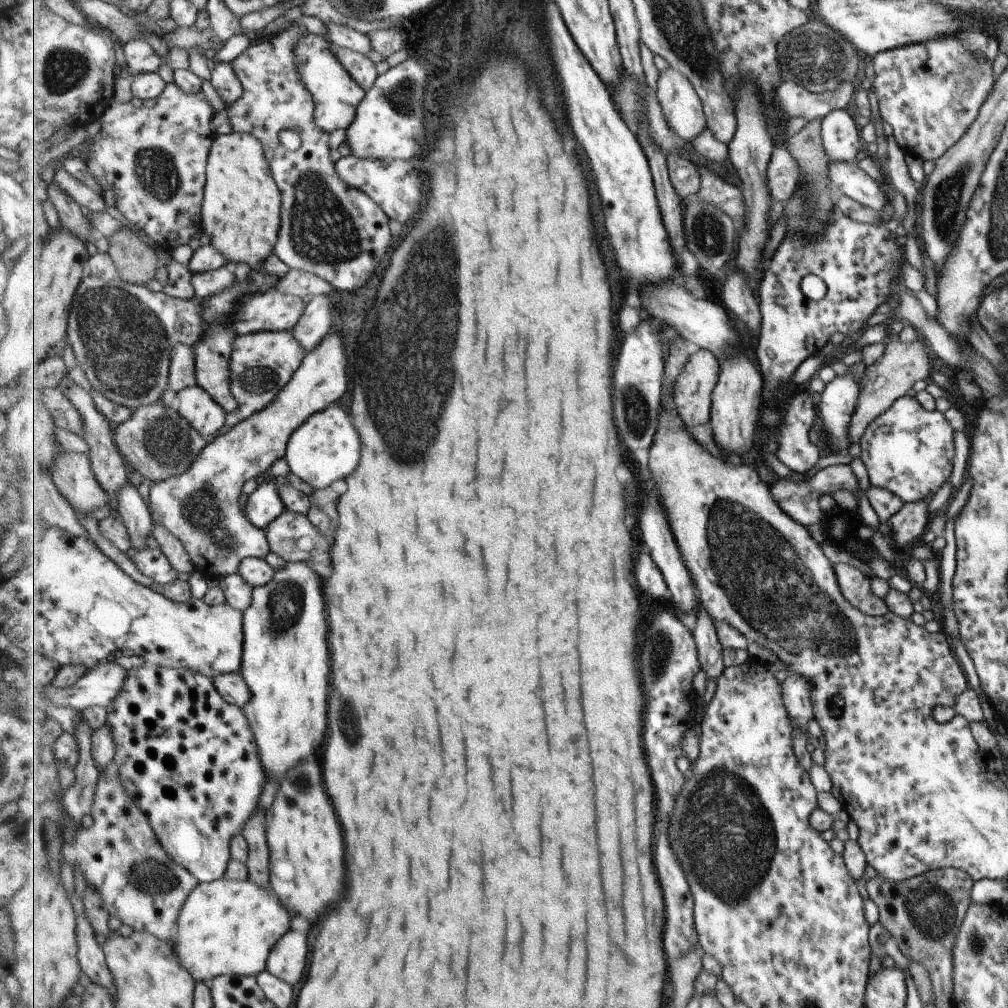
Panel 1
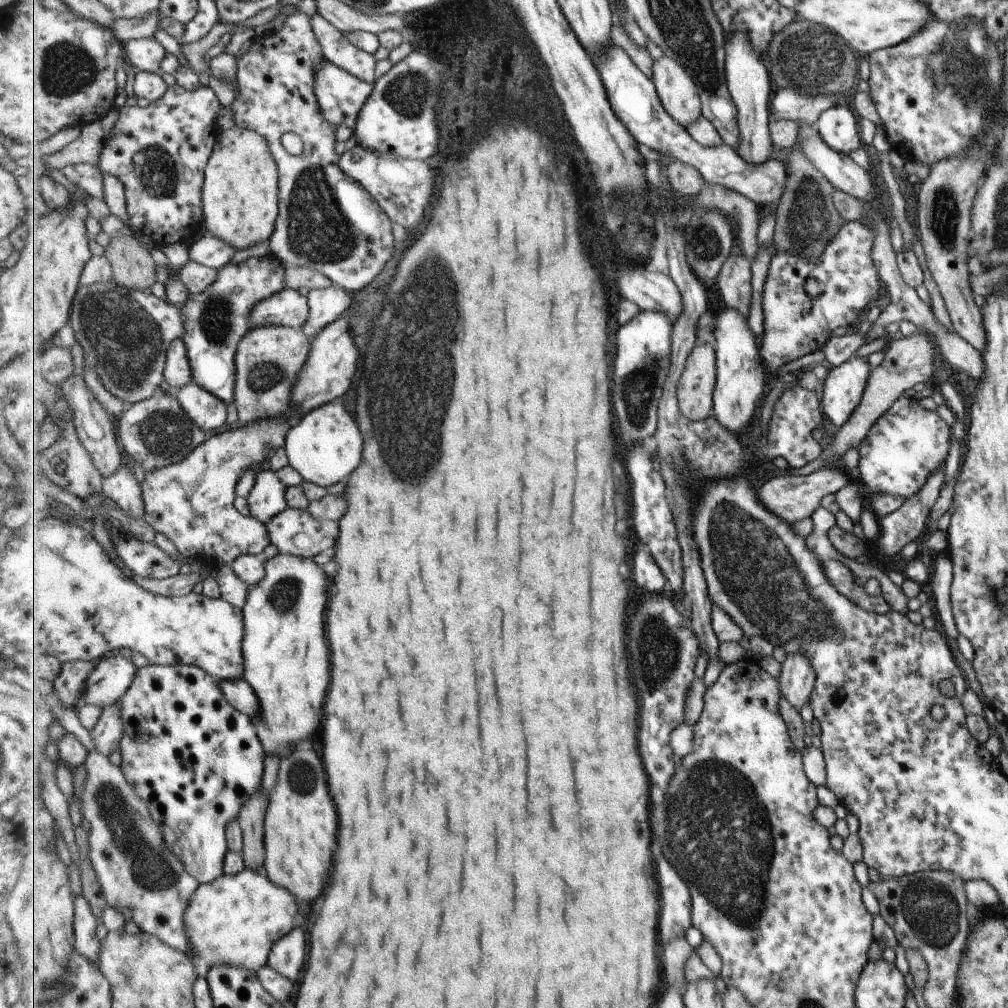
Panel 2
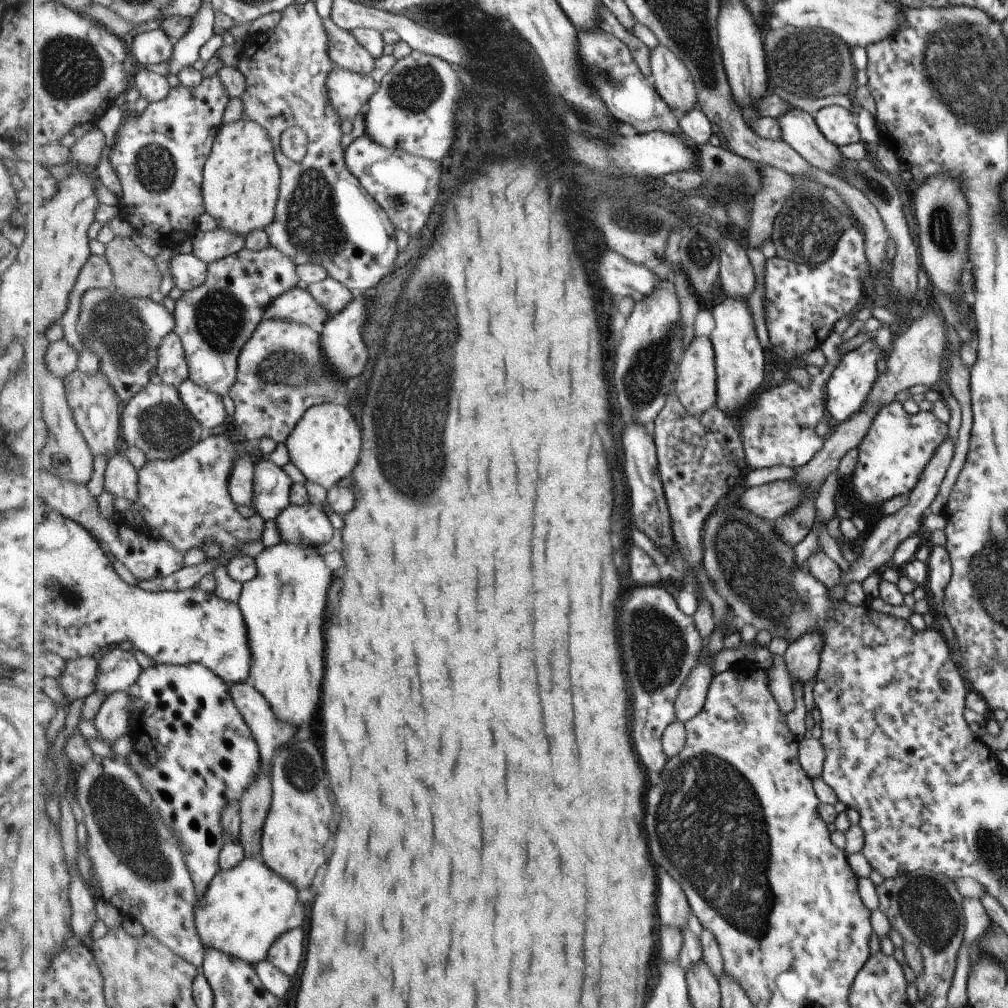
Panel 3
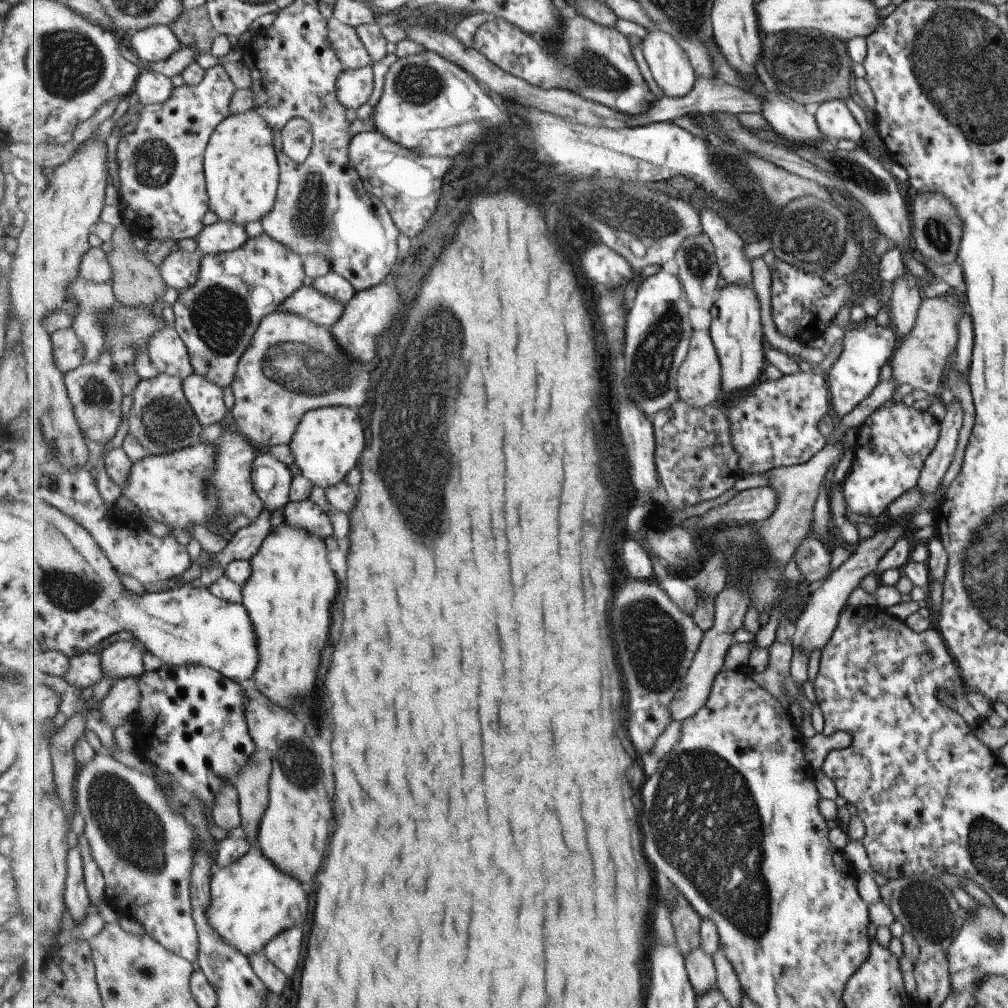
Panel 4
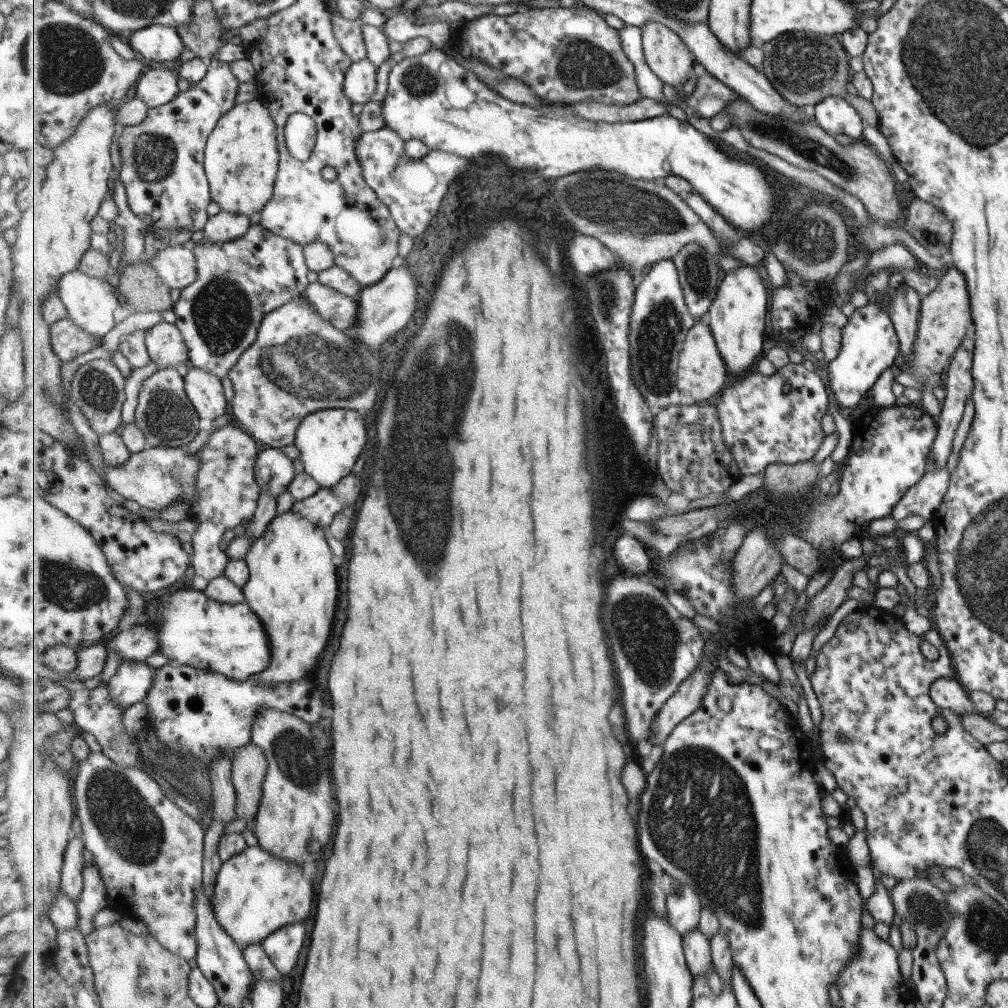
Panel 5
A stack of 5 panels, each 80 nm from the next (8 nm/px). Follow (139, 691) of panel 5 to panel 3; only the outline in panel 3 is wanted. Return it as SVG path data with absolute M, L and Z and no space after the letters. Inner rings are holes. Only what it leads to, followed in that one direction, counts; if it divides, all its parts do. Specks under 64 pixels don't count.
M129 690L119 691L105 698L94 717L99 739L113 746L121 737L130 734Z

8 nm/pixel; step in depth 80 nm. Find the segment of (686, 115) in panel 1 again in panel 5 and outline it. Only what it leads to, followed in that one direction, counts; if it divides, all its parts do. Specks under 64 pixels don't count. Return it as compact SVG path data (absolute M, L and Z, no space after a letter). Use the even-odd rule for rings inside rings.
M649 23L642 28L644 55L647 64L652 71L664 82L665 86L669 84L679 94L684 94L692 86L695 80L693 54L690 47L682 39L680 33L661 23Z

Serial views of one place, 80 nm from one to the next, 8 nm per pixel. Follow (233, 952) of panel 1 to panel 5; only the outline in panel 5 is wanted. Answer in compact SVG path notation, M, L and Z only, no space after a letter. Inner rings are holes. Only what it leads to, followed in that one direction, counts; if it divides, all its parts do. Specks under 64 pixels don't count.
M259 844L223 863L214 886L213 910L219 924L241 948L263 944L266 938L285 925L309 916L313 886L301 866L278 859Z

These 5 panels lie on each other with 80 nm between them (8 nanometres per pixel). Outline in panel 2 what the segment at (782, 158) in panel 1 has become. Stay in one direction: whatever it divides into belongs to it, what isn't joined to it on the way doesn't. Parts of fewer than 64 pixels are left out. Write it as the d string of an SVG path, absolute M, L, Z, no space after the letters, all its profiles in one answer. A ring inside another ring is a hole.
M612 44L612 48L605 57L594 55L590 57L599 69L615 112L641 144L657 153L662 153L667 160L675 158L692 164L701 171L707 183L718 184L740 192L759 206L760 204L773 206L779 204L790 179L788 162L775 157L765 164L751 165L739 156L735 148L727 144L720 147L703 146L669 114L659 98L653 78L647 78L633 64L627 52Z

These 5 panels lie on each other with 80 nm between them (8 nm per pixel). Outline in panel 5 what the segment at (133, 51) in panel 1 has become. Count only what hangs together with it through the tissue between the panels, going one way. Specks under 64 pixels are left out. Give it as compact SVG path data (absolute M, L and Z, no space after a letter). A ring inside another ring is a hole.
M162 24L133 33L129 45L149 64L159 66L171 66L175 59L188 54L177 28Z

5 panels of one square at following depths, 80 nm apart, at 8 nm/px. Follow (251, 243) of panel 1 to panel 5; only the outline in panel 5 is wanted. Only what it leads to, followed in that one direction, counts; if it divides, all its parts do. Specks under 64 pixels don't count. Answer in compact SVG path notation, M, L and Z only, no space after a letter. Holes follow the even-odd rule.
M256 98L255 101L233 107L210 134L206 146L204 166L210 180L210 191L215 202L223 211L253 216L261 212L274 197L274 188L280 169L280 152L278 149L278 126L266 105L266 99Z

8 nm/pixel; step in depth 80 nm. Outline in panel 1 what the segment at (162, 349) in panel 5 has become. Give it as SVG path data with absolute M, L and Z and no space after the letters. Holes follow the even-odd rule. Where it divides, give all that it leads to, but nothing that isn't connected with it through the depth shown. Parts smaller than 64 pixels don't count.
M179 343L174 346L171 357L171 386L176 393L198 385L196 356L192 346Z

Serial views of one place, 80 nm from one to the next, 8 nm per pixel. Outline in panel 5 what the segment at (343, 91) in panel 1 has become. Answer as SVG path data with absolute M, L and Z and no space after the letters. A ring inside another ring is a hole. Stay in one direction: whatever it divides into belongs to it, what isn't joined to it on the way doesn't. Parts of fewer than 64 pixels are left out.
M367 57L353 63L346 74L345 92L355 104L367 104L378 89L378 66Z

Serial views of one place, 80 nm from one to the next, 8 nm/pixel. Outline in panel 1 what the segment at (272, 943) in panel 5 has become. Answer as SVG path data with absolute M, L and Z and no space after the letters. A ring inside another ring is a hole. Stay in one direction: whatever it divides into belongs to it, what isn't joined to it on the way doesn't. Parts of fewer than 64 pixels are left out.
M289 930L271 950L266 970L291 986L297 986L307 972L309 960L309 936L297 930Z

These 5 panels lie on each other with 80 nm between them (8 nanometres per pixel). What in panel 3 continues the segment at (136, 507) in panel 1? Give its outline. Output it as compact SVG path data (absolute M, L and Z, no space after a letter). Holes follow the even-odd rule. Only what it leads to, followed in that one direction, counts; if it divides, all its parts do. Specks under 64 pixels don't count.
M124 453L107 460L103 473L103 490L115 498L125 498L136 504L140 490L138 470Z

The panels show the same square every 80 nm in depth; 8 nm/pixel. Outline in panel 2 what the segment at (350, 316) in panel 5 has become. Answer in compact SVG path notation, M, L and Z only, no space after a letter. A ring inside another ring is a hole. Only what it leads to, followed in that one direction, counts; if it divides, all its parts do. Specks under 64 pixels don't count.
M285 288L254 306L250 314L250 326L301 329L309 318L309 312L308 295L303 296L299 291Z

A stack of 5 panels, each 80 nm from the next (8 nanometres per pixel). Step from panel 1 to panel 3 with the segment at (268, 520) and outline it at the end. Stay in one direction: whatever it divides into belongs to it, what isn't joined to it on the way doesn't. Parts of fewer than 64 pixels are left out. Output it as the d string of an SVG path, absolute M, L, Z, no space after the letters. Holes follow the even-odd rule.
M271 460L261 461L256 465L253 509L262 521L275 521L292 504L290 494L293 485L291 478Z

